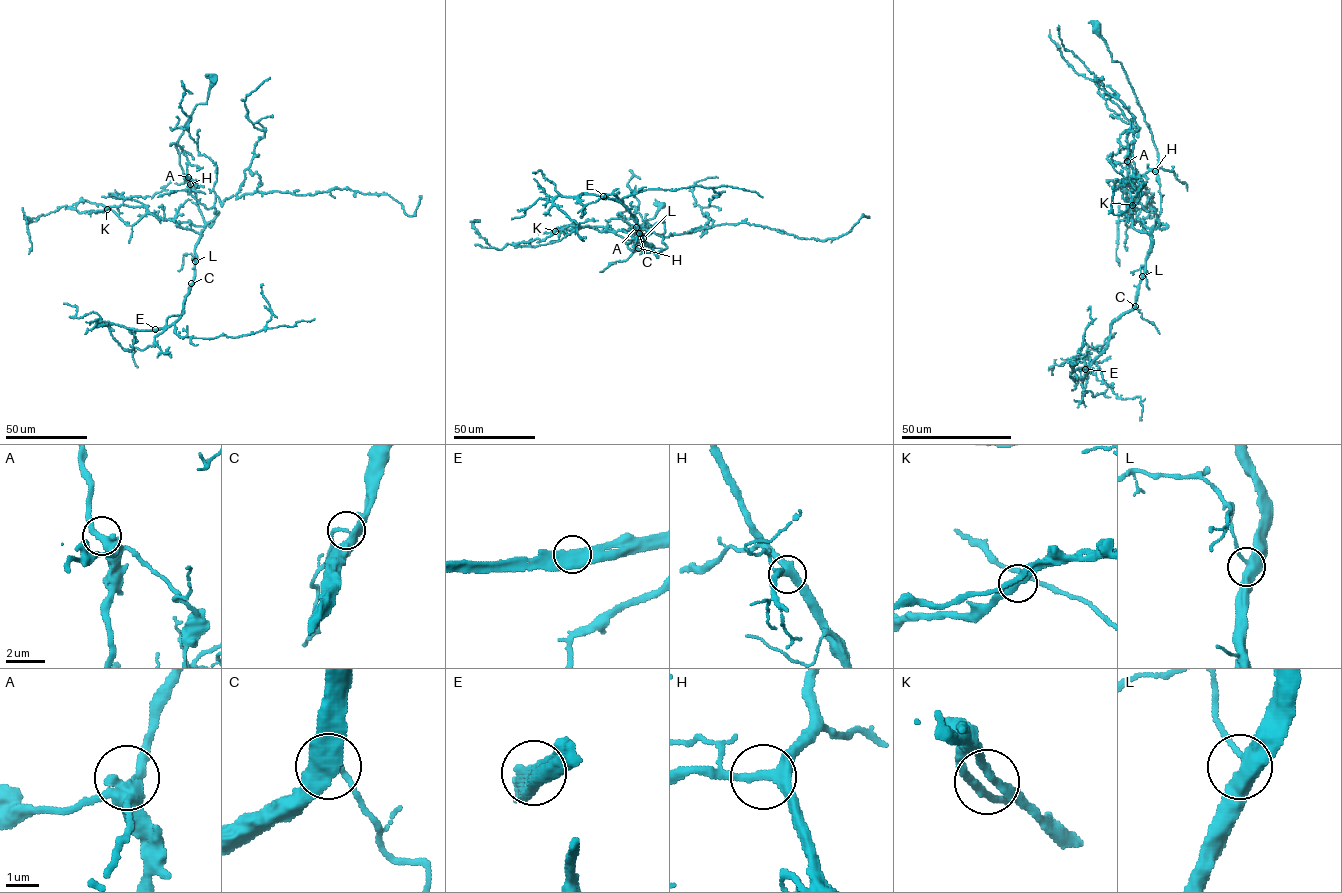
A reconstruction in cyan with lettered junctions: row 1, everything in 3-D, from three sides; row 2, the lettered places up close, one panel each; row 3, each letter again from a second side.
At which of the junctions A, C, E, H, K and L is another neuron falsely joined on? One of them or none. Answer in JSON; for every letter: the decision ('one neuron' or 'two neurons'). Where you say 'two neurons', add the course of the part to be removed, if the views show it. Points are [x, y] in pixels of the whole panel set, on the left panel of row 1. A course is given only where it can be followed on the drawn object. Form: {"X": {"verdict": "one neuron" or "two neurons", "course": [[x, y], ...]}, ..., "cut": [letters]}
{"A": {"verdict": "one neuron"}, "C": {"verdict": "one neuron"}, "E": {"verdict": "two neurons", "course": [[155, 329], [164, 327], [169, 316], [179, 314]]}, "H": {"verdict": "one neuron"}, "K": {"verdict": "one neuron"}, "L": {"verdict": "one neuron"}, "cut": ["E"]}

